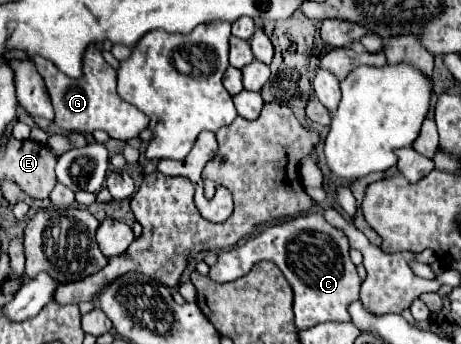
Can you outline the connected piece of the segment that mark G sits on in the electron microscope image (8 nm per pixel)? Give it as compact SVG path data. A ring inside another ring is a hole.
M93 45L85 51L83 57L83 77L71 79L63 75L53 63L47 63L47 59L35 59L35 67L45 79L53 109L55 109L55 125L63 131L77 131L77 133L93 133L95 129L107 131L113 139L129 141L131 137L137 137L147 127L147 115L141 113L131 103L123 101L115 87L117 87L117 73L115 69L103 59L101 51Z

